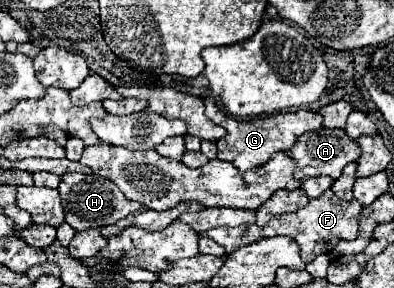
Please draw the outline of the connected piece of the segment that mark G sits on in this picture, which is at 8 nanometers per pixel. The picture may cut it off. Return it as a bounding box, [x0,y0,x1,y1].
[212,110,322,170]

